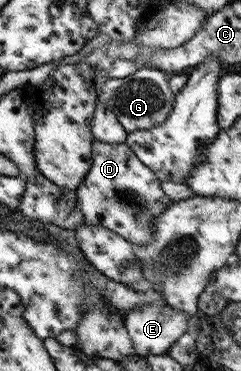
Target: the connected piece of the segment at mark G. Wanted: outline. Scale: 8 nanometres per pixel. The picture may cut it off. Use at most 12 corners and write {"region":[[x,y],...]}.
{"region":[[156,69],[107,80],[98,103],[128,132],[170,114],[168,76]]}

